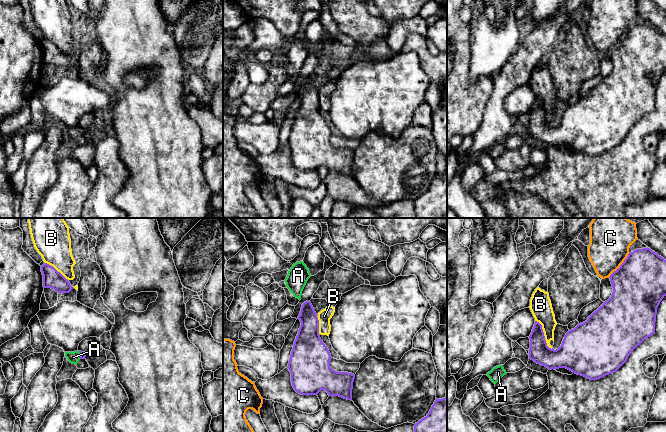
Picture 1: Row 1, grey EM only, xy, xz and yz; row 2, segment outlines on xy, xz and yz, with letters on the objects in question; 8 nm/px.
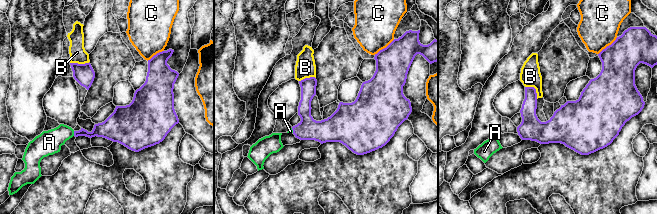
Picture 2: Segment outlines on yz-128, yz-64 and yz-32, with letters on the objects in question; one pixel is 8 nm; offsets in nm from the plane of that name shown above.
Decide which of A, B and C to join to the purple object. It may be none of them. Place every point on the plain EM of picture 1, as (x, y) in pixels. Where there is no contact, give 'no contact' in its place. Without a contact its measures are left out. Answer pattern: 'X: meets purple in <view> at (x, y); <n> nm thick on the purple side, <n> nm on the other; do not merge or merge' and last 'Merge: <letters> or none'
A: meets purple in xy at (80, 131); 50 nm thick on the purple side, 100 nm on the other; merge
B: meets purple in yz at (543, 110); 180 nm thick on the purple side, 180 nm on the other; do not merge
C: meets purple in yz at (620, 41); 440 nm thick on the purple side, 320 nm on the other; do not merge
Merge: A

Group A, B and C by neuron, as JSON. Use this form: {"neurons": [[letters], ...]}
{"neurons": [["A"], ["B"], ["C"]]}

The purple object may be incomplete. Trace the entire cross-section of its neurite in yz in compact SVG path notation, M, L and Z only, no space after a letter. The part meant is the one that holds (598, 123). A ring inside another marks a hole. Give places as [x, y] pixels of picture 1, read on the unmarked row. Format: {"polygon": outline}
{"polygon": "M650 24L636 25L629 29L620 43L610 51L613 68L588 95L569 106L561 122L554 126L547 122L542 101L535 97L529 112L529 134L549 146L566 144L577 151L597 156L616 148L628 135L631 128L646 114L655 109L657 84L666 72L666 36Z"}

